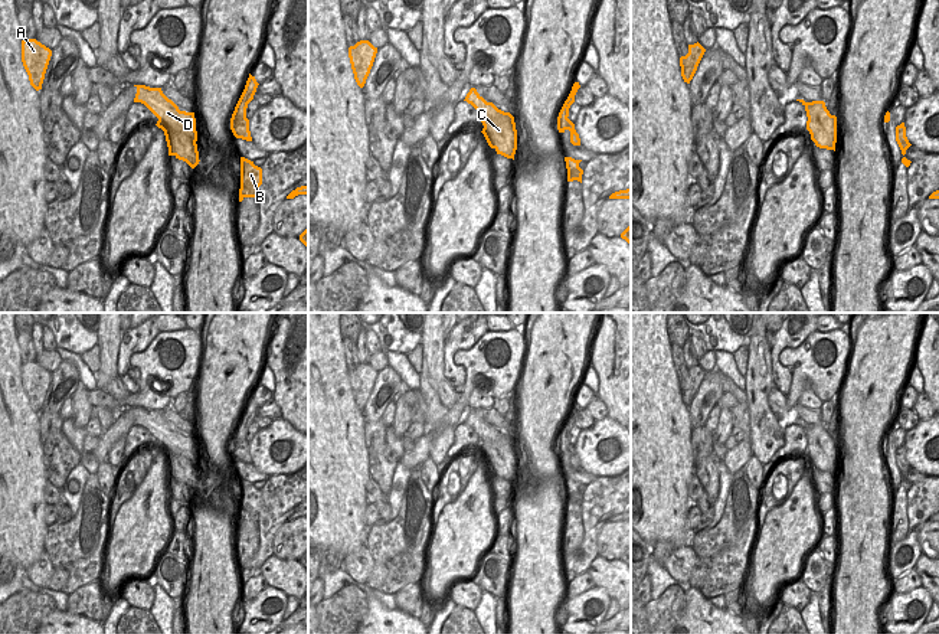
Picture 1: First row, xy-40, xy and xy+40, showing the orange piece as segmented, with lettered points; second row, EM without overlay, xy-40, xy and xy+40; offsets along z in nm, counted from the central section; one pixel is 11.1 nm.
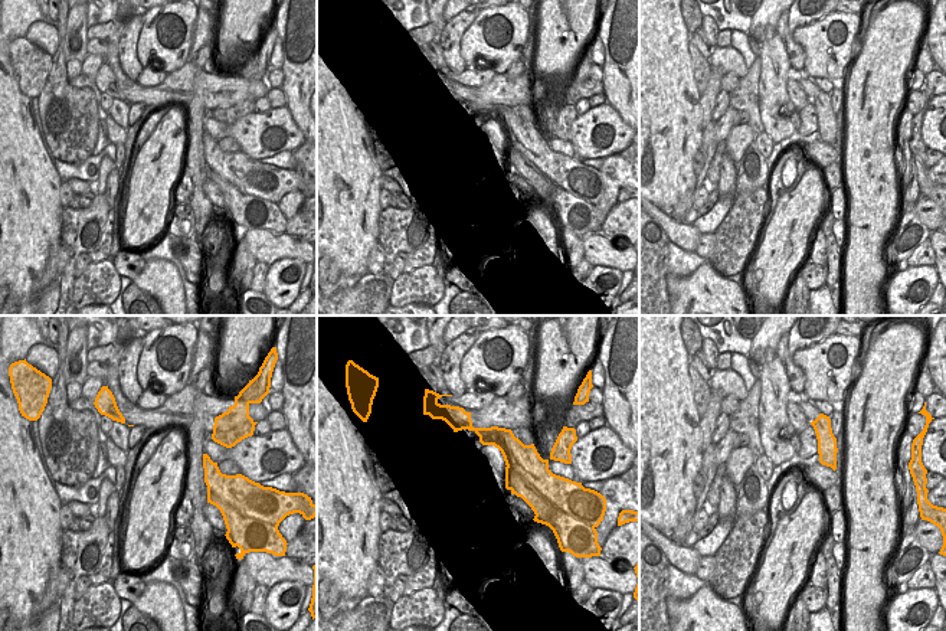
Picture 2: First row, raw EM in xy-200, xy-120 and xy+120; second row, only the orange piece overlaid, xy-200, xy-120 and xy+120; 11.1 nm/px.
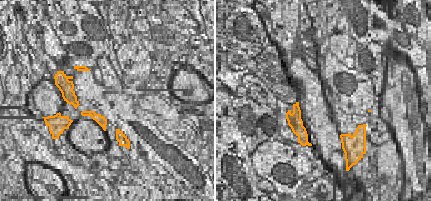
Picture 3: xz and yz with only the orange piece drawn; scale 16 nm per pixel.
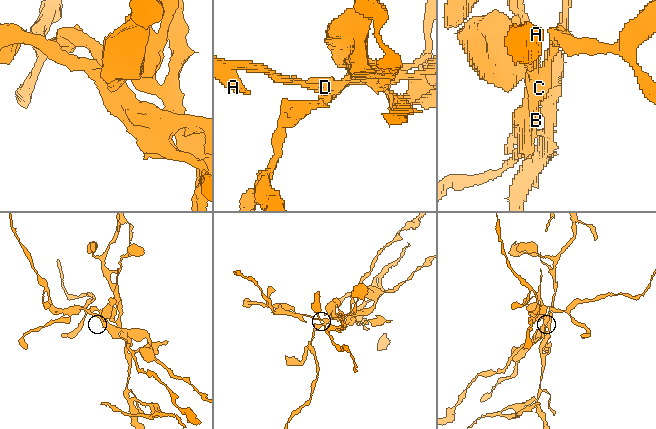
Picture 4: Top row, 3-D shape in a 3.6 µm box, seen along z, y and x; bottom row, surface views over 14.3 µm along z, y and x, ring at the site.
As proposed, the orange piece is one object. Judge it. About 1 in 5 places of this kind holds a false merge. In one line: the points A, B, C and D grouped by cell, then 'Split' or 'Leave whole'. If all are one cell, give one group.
Groups: A B D / C. Split

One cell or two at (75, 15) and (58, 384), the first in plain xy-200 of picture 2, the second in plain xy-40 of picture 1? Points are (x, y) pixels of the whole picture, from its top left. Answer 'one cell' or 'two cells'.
one cell

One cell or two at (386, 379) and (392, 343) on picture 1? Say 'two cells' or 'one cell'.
two cells

